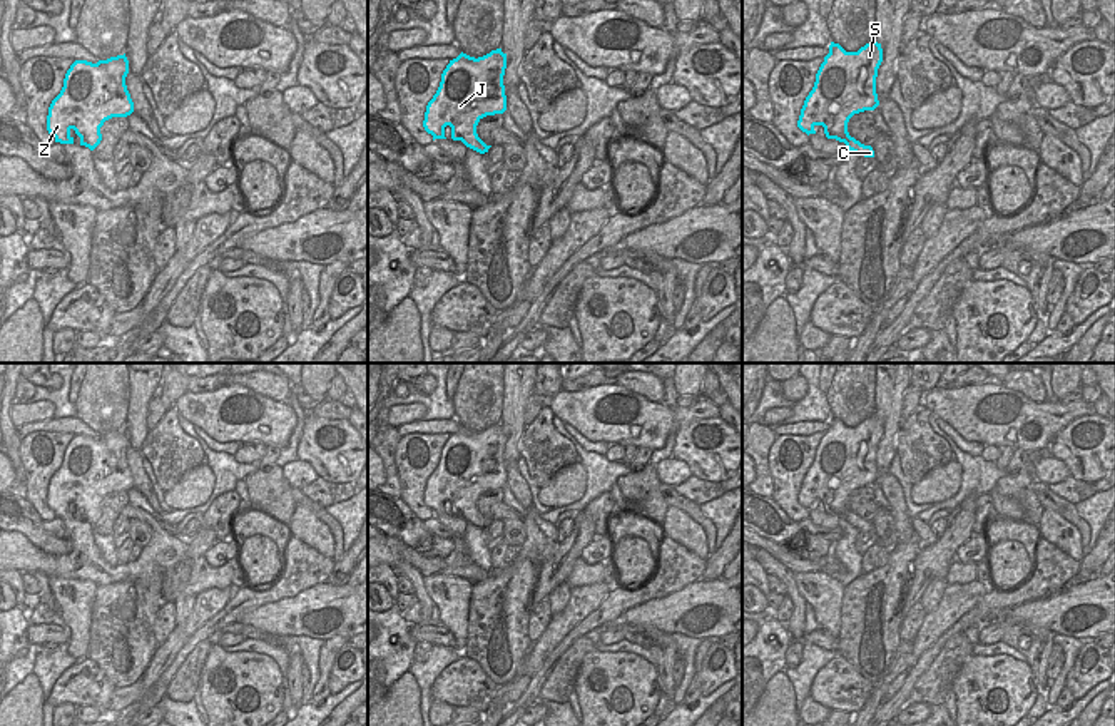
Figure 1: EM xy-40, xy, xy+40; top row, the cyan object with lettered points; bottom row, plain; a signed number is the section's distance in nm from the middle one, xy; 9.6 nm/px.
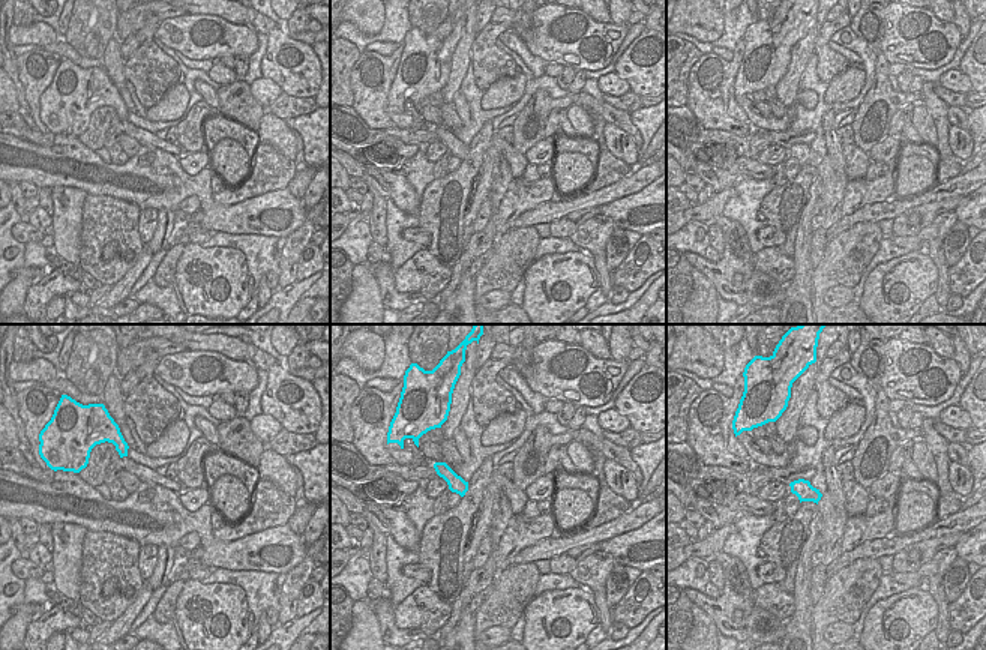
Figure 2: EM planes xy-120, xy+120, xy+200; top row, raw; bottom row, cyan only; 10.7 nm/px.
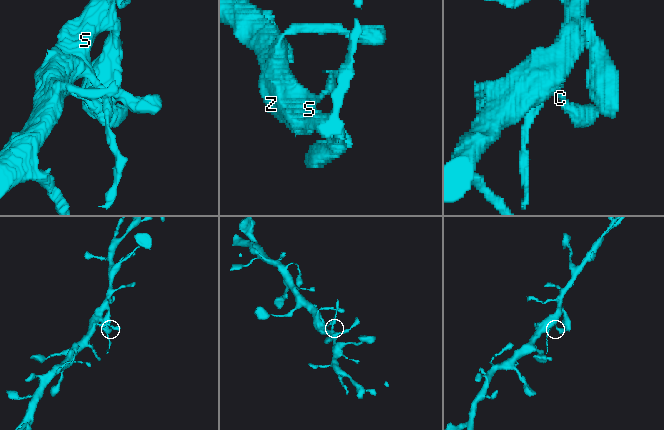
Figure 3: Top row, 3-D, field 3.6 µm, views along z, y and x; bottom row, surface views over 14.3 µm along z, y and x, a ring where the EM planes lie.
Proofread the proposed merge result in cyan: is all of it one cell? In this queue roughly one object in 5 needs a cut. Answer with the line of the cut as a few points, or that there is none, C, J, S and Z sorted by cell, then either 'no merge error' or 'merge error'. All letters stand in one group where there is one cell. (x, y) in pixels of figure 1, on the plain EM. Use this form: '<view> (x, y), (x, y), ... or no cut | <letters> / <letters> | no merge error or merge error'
no cut | C J S Z | no merge error

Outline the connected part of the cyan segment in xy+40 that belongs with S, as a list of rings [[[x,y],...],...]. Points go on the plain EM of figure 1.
[[[876,413],[858,427],[846,427],[839,418],[831,417],[829,428],[801,483],[797,502],[809,510],[816,509],[816,500],[822,500],[827,514],[844,517],[858,530],[874,532],[871,520],[849,510],[848,497],[854,488],[879,480],[876,452],[881,437],[883,423]]]

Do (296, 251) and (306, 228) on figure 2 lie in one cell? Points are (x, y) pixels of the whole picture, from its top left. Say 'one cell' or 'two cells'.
one cell

